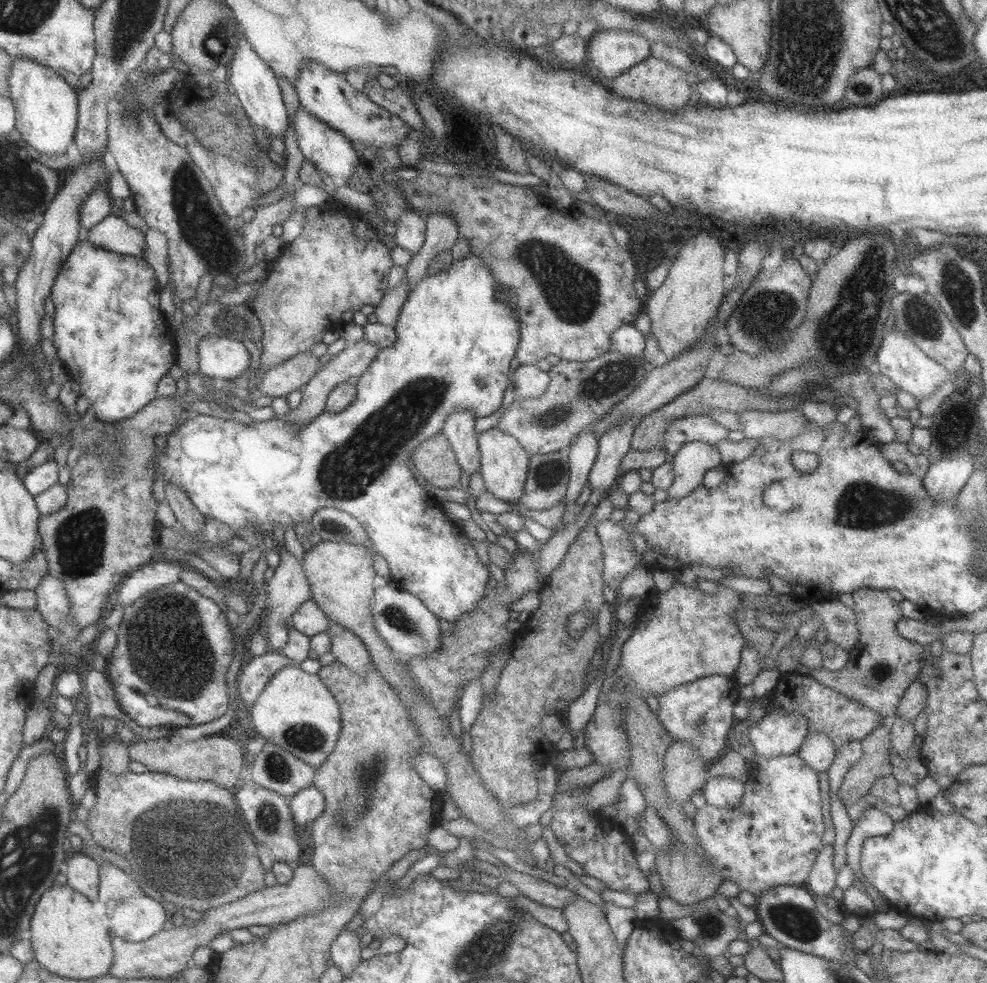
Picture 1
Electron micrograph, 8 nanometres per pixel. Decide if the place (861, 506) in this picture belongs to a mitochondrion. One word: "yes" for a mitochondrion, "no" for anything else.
yes

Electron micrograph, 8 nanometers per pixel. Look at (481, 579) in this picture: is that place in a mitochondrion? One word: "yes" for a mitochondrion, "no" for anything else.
no

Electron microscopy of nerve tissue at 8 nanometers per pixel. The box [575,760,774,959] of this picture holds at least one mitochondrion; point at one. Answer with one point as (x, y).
(710, 928)

